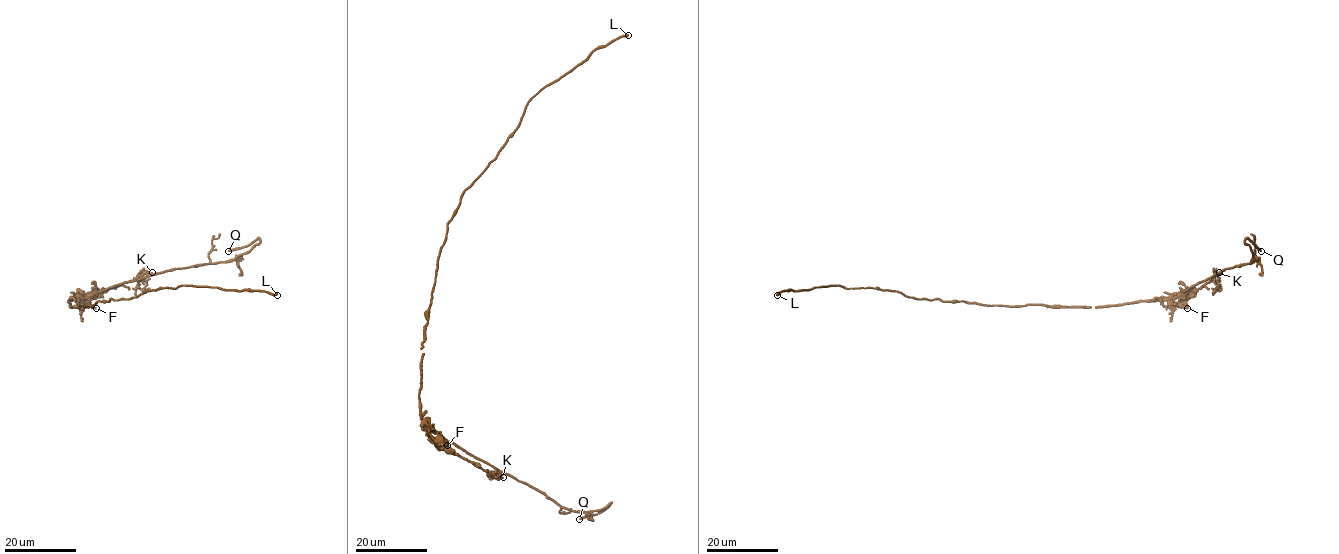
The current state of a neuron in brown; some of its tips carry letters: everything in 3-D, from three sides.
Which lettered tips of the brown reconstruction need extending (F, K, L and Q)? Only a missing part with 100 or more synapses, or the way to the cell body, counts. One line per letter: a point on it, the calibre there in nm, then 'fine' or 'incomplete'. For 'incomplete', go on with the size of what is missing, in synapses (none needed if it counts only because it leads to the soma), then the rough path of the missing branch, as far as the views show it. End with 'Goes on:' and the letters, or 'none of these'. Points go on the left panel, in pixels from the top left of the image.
F: place (96, 308); calibre 190 nm; fine
K: place (152, 272); calibre 130 nm; fine
L: place (277, 295); calibre 360 nm; fine
Q: place (228, 251); calibre 240 nm; incomplete; course (228, 251), (206, 253), (184, 245), (167, 247)
Goes on: Q

